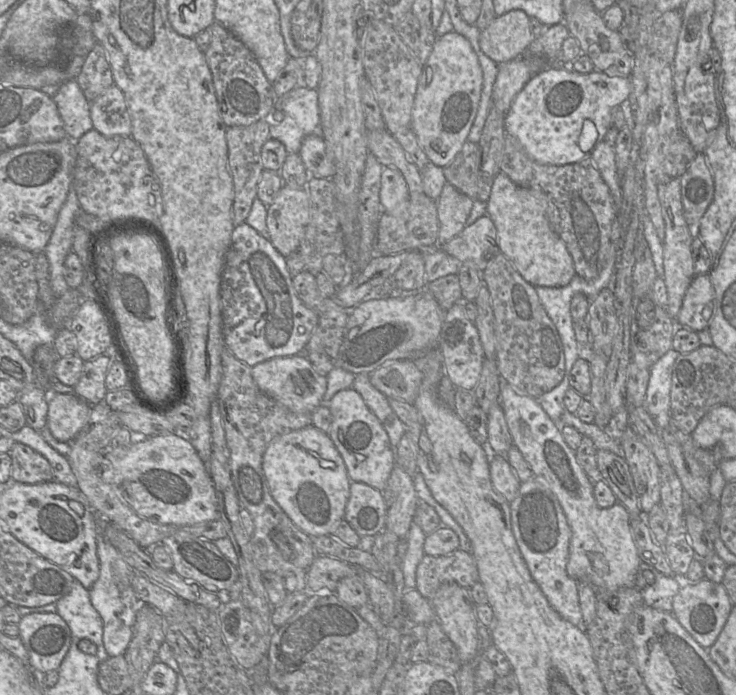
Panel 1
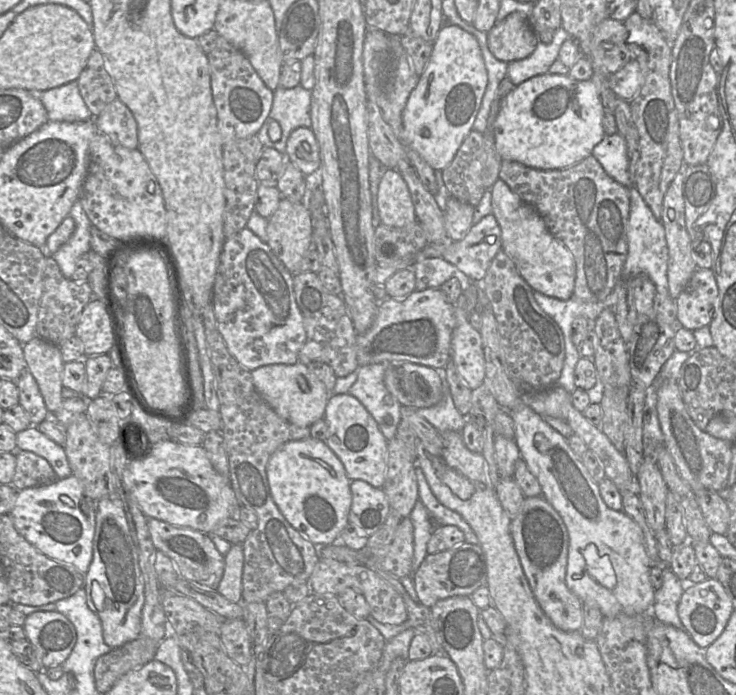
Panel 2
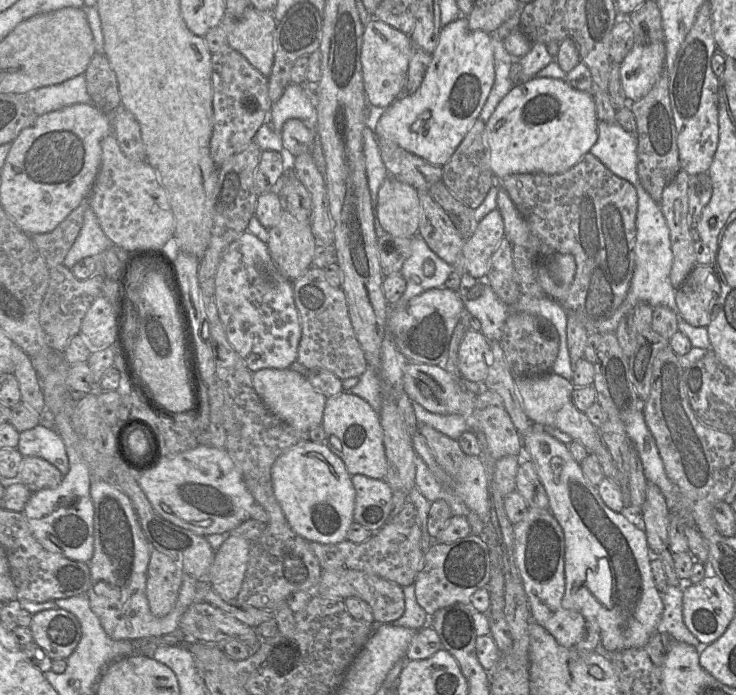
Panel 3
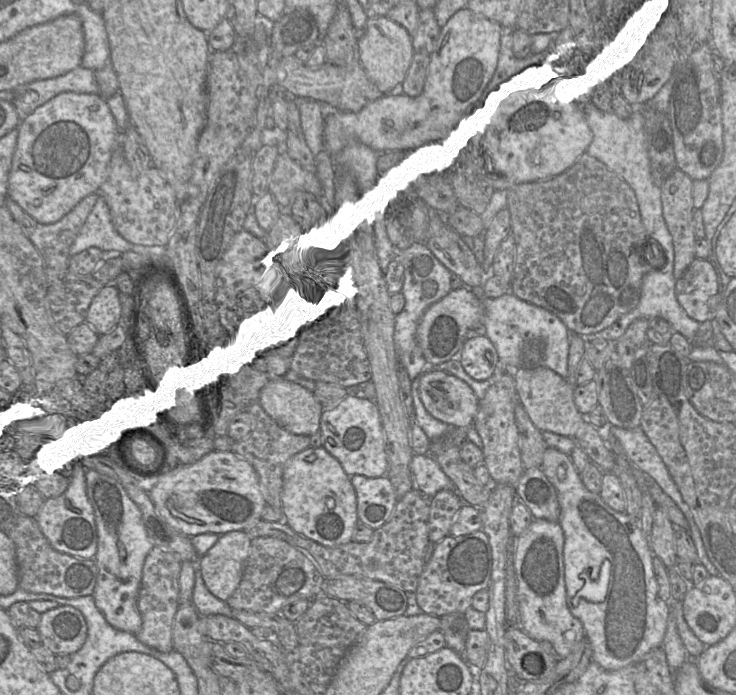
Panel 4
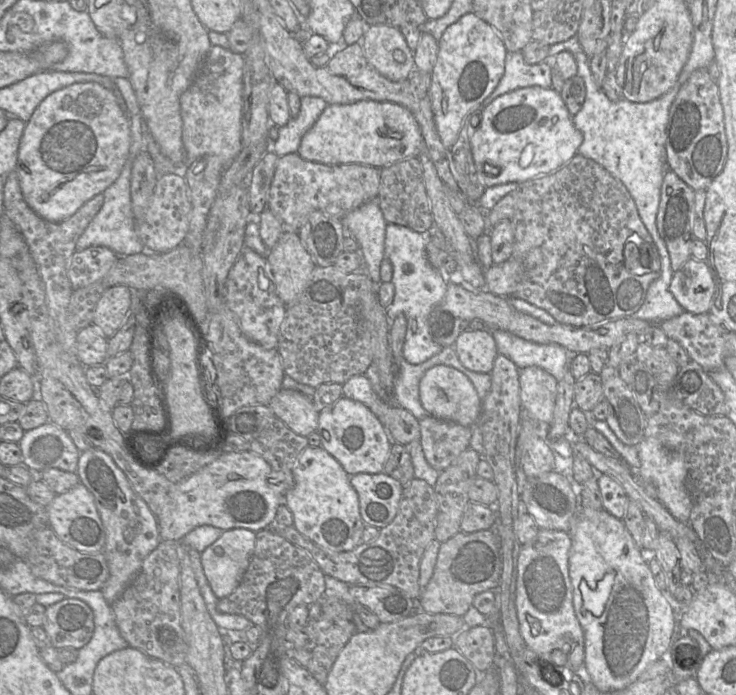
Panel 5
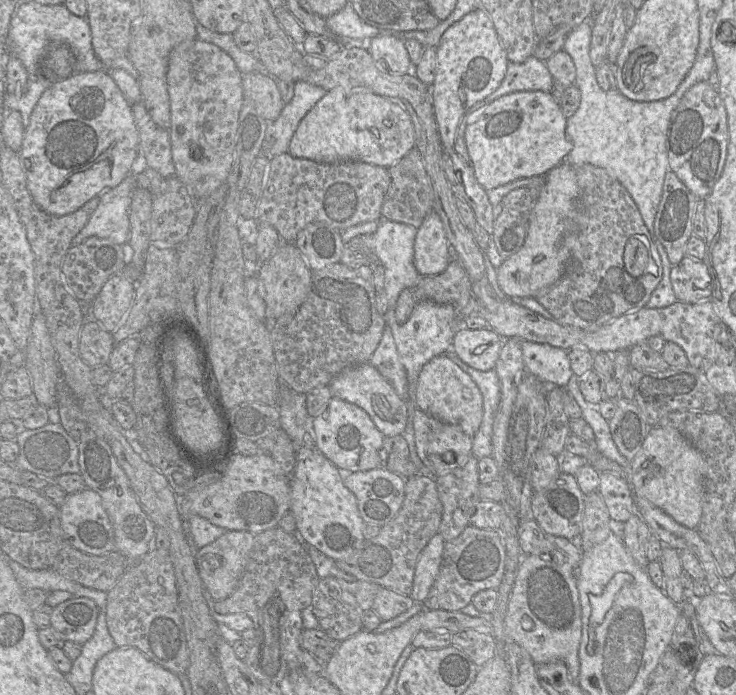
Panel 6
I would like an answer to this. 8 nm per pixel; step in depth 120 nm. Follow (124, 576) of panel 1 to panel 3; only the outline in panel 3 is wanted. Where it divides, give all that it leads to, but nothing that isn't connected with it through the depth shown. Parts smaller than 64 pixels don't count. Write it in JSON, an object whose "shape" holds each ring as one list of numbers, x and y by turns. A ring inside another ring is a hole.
{"shape":[[92,479,90,497,93,502,93,555,89,561,90,586,86,591,89,605,108,637,113,640,140,640,173,633,178,629,180,617,197,600,197,581,183,574,173,609,163,617,155,617,149,609,145,595,147,568,152,547,145,538,130,499,107,480]]}

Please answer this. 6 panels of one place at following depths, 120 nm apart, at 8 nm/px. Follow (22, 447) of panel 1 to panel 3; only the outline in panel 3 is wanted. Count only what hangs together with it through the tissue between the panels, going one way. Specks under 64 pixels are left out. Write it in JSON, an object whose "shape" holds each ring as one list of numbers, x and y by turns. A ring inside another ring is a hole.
{"shape":[[24,457,17,480,31,492,56,487,62,480,60,471,47,460,39,457]]}

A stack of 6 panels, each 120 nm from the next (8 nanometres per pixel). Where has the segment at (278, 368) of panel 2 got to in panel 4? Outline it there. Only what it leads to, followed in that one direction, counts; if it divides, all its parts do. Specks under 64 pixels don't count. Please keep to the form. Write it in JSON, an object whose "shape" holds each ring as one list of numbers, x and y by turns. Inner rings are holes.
{"shape":[[282,378,271,379,258,394,264,410,284,429,310,436,319,431,322,405,312,391]]}

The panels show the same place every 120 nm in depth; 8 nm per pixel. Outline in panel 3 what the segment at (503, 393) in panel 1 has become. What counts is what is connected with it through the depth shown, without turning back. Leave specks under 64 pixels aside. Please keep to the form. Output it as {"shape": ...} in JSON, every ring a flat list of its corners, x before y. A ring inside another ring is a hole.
{"shape":[[532,424,532,430,522,437,522,451,534,464,549,499,549,510,564,533,563,606,581,613,587,621,597,623,600,629,600,648,603,651,643,646,657,632,664,610,662,594,654,583,651,570,653,554,648,547,645,531,630,522,623,512,615,512,603,502,597,486,586,479,580,463,573,458,566,444,534,429]]}

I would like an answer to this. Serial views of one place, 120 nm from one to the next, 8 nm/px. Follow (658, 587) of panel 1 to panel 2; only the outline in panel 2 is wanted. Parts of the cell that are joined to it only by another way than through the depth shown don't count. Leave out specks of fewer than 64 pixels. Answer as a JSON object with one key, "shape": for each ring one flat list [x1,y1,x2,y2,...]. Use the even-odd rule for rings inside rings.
{"shape":[[663,565,662,573,662,586,655,590,654,602,650,612,658,622,684,629,678,616,678,604,686,582,681,581,669,566]]}

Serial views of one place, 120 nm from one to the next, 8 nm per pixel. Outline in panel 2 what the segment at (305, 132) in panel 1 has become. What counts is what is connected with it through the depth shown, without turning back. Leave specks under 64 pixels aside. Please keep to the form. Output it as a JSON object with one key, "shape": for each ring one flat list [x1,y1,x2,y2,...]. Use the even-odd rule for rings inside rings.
{"shape":[[301,85,291,89,279,86,273,93,274,98,269,117,263,123,257,136,264,147,274,148,282,153,286,164,291,162,286,153,286,145,290,134,299,127,312,127,312,93],[271,119,279,122,281,126,282,136,277,142,271,141,268,135]]}

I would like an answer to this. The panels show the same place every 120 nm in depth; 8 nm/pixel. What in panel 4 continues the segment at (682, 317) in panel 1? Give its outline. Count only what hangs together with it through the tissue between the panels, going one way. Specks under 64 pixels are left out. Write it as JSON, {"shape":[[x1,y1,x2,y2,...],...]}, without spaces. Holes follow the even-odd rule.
{"shape":[[694,259,675,284,676,298,686,313,703,323,710,321,720,303,718,279,709,259]]}

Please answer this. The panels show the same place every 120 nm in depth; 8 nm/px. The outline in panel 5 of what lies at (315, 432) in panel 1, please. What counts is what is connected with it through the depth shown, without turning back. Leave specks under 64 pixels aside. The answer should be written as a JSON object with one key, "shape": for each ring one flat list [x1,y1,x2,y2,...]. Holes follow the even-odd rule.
{"shape":[[307,446,293,467,293,486,285,493,283,503,293,515,293,526,321,548,350,551,362,542,364,522,359,499,349,482,350,475,321,446]]}

